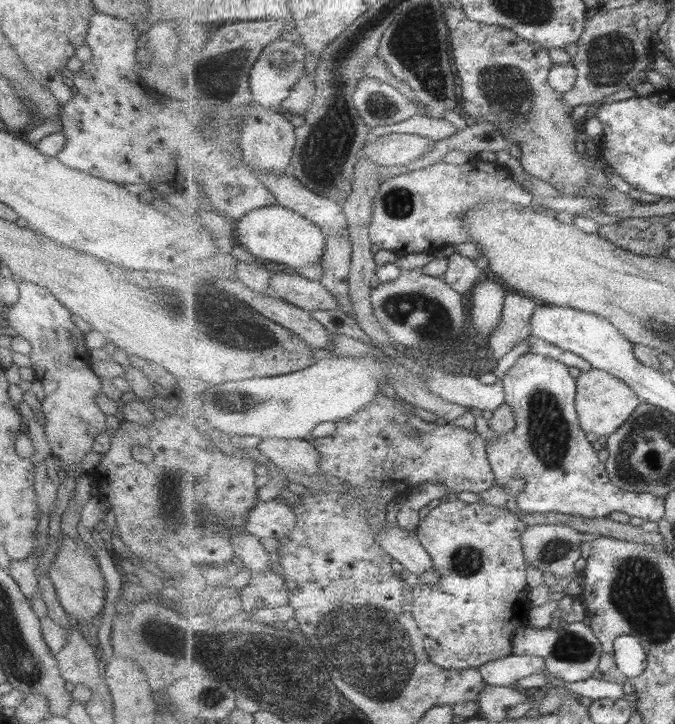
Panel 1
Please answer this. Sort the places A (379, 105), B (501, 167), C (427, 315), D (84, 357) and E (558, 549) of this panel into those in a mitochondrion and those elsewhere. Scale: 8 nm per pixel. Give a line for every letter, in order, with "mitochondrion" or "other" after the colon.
A: mitochondrion
B: other
C: mitochondrion
D: other
E: mitochondrion

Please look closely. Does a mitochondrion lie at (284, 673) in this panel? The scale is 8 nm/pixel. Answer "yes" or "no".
yes

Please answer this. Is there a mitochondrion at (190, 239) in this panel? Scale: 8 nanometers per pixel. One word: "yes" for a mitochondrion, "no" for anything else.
no

